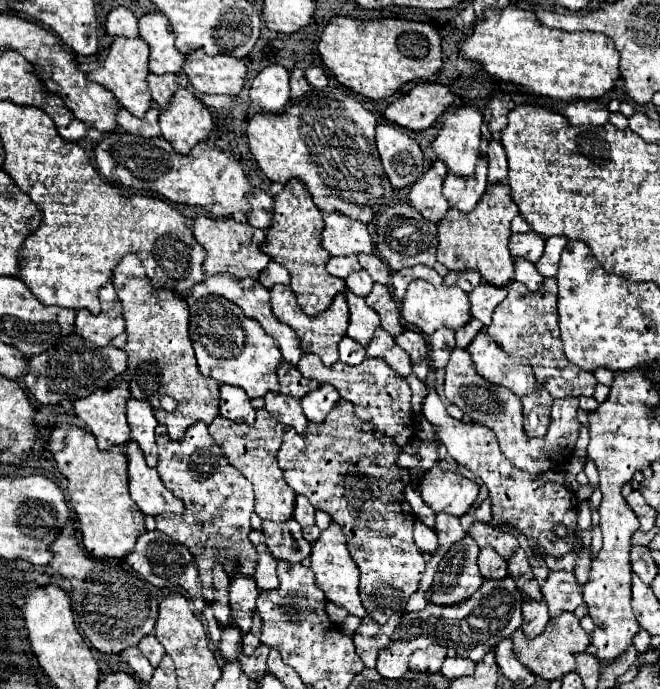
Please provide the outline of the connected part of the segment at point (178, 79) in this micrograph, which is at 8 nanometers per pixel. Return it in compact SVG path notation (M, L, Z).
M181 72L181 74L163 74L163 76L157 76L157 74L149 74L147 76L147 86L149 86L149 92L153 96L153 100L157 104L167 104L171 94L179 88L185 88L189 84L187 76Z

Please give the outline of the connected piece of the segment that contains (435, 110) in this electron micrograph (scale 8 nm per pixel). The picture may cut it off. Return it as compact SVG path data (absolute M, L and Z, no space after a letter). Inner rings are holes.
M421 82L415 84L405 96L391 102L383 116L389 122L409 130L425 130L447 110L451 102L453 94L447 86Z

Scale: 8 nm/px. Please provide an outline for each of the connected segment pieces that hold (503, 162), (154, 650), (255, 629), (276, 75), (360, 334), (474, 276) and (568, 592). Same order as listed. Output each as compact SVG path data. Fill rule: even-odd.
M493 136L493 140L489 142L487 158L489 158L489 182L491 184L505 182L507 180L507 158L499 142L499 136Z
M153 634L145 636L145 638L139 642L139 650L141 650L143 656L151 662L151 666L157 666L159 660L163 658L163 654L165 654L163 644L161 644Z
M257 612L253 614L253 626L251 626L251 630L243 636L243 652L247 654L247 656L251 656L251 652L259 646L259 636L261 636L261 620L259 620L259 616L257 616Z
M281 64L263 68L249 90L249 98L257 102L263 112L281 112L289 104L289 70Z
M345 290L345 298L347 298L349 310L351 310L347 336L351 336L359 344L367 346L371 340L371 334L379 328L379 316L375 310L371 310L365 304L365 300L361 296L355 296L351 290Z
M463 270L463 272L449 272L443 278L443 284L447 286L459 286L465 292L471 292L481 284L481 274L477 270Z
M549 572L547 582L541 586L545 602L549 604L549 614L559 616L559 612L573 612L577 606L581 606L583 594L579 588L581 584L573 572Z

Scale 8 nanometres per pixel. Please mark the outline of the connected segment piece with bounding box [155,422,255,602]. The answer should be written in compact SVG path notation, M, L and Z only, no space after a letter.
M205 422L193 424L183 440L171 440L165 426L157 424L159 462L157 472L165 484L185 506L183 514L159 514L157 530L165 532L179 544L185 544L197 562L203 596L207 602L213 598L213 564L221 562L229 576L255 572L255 548L247 534L251 532L249 516L253 512L253 488L243 474L229 464L221 448L215 444Z

